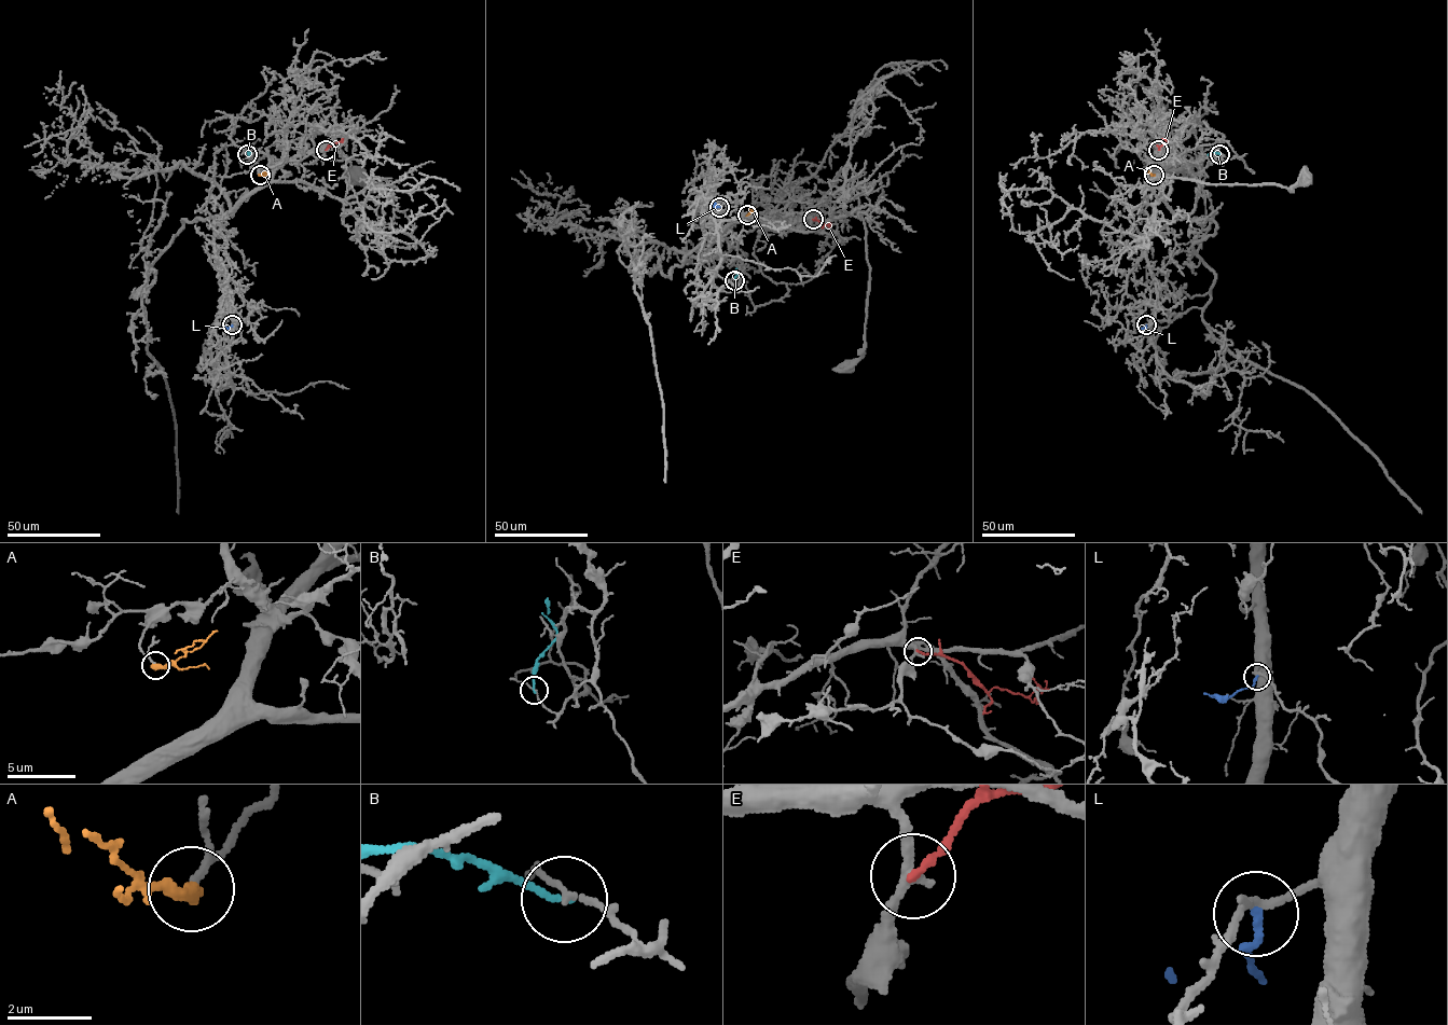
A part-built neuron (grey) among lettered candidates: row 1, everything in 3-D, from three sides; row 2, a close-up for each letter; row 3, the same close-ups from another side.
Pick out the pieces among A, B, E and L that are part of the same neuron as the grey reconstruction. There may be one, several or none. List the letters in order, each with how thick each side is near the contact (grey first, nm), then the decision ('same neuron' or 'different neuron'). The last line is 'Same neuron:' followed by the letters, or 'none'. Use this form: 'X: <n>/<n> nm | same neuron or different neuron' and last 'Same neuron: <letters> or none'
A: 120/380 nm | same neuron
B: 110/160 nm | different neuron
E: 240/170 nm | different neuron
L: 190/180 nm | different neuron
Same neuron: A

